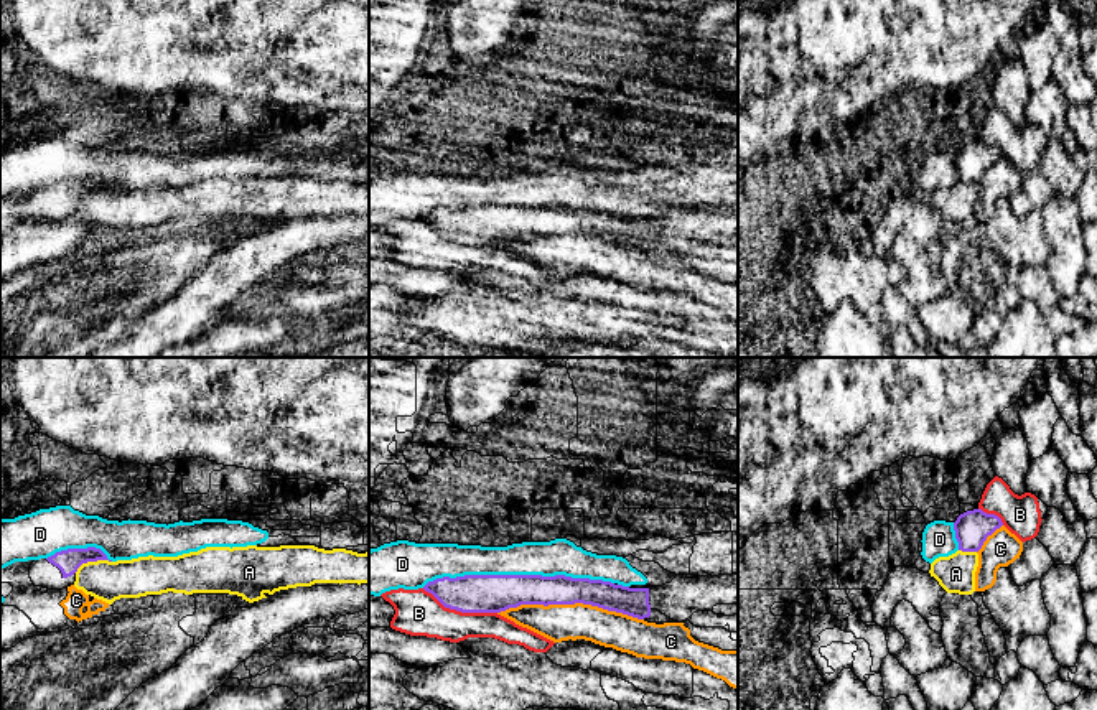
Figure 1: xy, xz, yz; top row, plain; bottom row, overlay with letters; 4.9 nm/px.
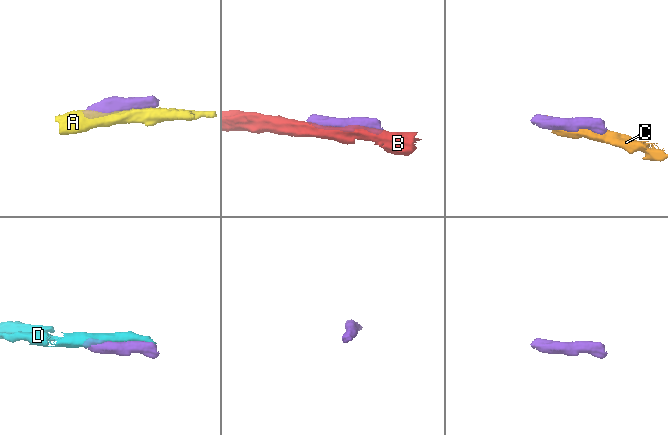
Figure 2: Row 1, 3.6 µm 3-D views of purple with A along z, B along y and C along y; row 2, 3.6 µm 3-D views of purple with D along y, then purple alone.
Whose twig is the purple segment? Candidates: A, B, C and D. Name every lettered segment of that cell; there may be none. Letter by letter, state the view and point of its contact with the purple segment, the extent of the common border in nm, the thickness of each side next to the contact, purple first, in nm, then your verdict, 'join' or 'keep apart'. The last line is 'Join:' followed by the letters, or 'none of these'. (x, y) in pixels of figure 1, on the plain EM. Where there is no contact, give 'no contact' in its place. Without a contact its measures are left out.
A: xy (93, 191) | 190 nm | 110/190 nm | keep apart
B: xz (460, 241) | 380 nm | 190/220 nm | keep apart
C: xz (570, 234) | 700 nm | 140/180 nm | keep apart
D: xz (518, 206) | 950 nm | 190/180 nm | join
Join: D

